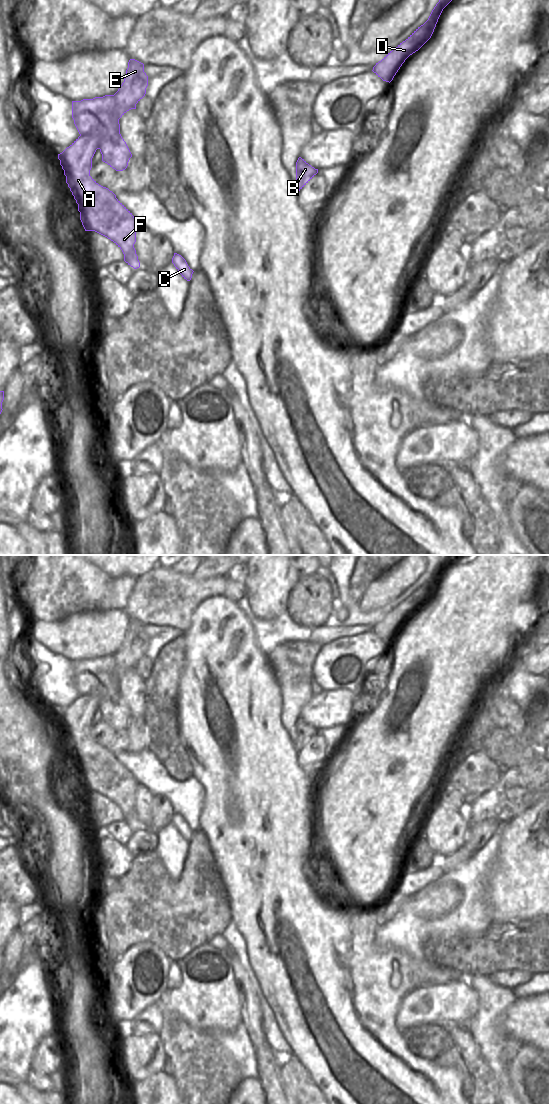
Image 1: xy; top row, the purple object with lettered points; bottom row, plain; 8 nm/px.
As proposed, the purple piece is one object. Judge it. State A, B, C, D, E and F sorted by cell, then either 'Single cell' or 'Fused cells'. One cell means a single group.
Groups: A C D E F / B. Fused cells

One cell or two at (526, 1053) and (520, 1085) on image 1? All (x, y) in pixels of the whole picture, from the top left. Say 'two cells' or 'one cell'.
one cell

